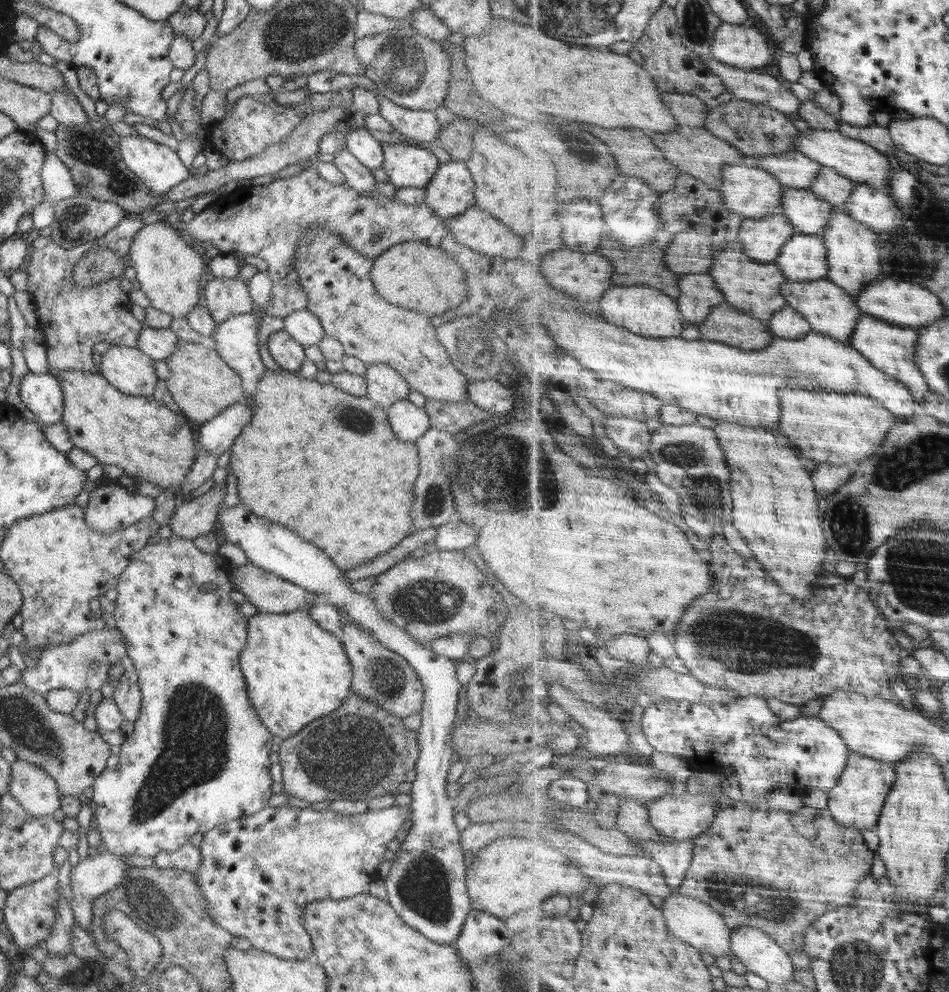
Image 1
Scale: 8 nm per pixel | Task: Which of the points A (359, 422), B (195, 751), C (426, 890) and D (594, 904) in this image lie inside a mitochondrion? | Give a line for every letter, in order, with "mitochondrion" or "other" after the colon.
A: mitochondrion
B: mitochondrion
C: mitochondrion
D: other

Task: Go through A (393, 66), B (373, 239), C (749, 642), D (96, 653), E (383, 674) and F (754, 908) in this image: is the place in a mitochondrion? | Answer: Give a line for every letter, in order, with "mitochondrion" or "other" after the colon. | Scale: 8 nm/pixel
A: mitochondrion
B: mitochondrion
C: mitochondrion
D: mitochondrion
E: mitochondrion
F: mitochondrion

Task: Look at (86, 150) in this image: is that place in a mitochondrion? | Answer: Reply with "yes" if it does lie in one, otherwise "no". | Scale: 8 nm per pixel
yes

